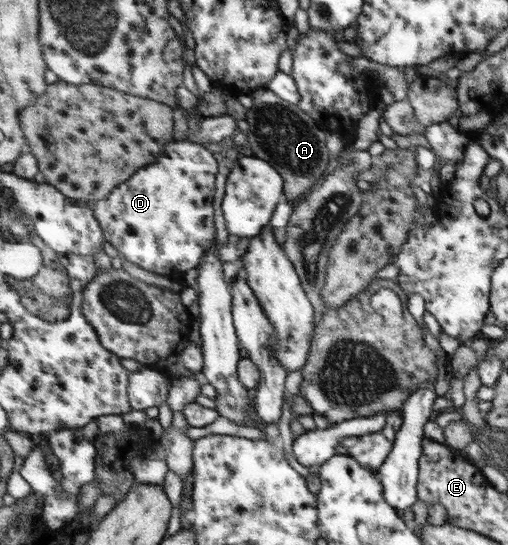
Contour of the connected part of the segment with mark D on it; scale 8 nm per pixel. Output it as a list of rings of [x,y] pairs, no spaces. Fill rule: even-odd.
[[[172,141],[157,163],[138,171],[132,179],[113,190],[108,199],[95,202],[95,213],[103,226],[107,240],[124,254],[125,259],[146,271],[169,276],[176,272],[188,273],[203,264],[203,260],[216,242],[216,174],[220,164],[216,156],[194,141]]]

